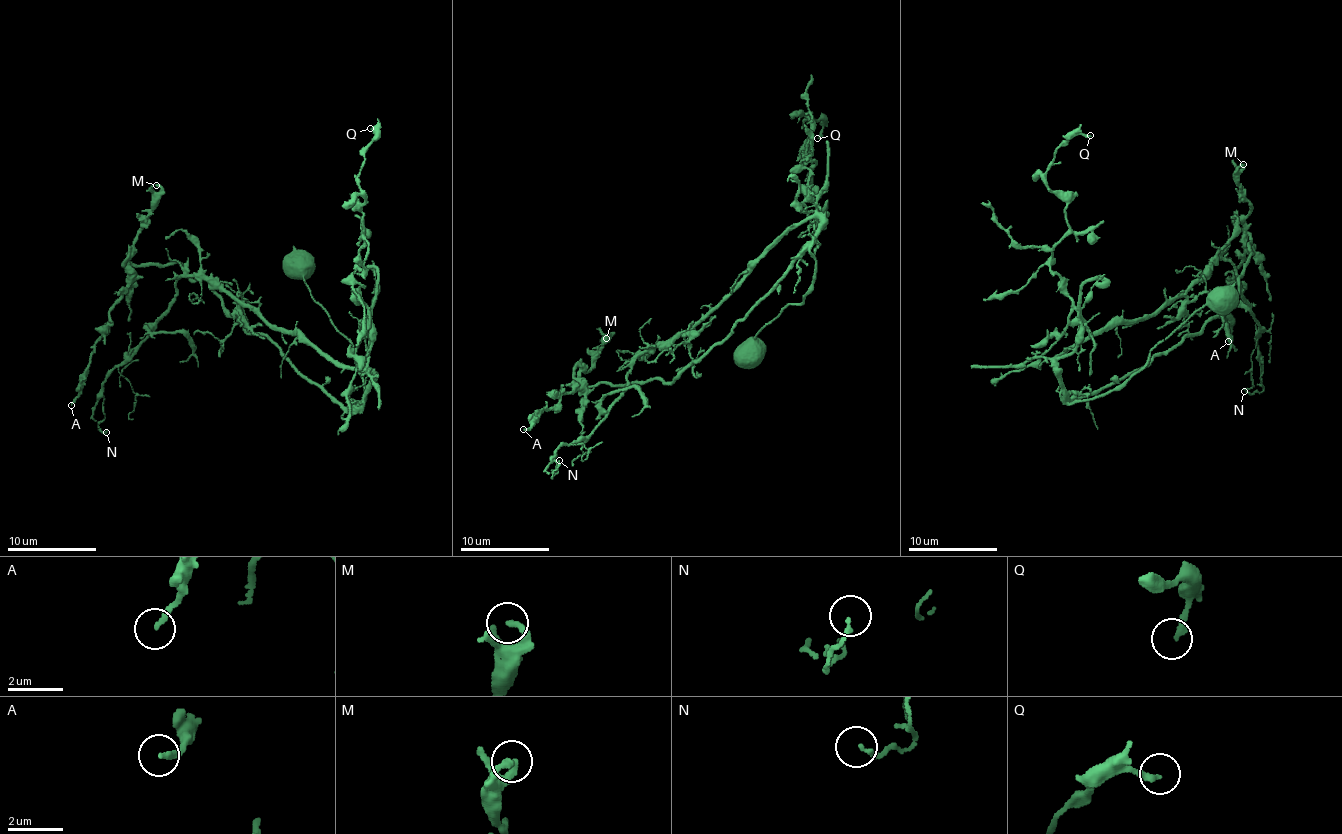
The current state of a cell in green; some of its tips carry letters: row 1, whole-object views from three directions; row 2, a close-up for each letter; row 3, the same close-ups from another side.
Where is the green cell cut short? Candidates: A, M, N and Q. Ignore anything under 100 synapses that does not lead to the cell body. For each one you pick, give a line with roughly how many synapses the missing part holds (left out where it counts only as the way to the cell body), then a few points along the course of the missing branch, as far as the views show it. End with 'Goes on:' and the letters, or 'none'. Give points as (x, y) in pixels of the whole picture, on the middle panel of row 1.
Goes on: none

